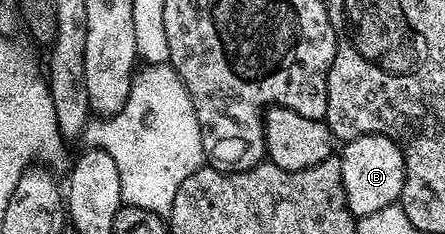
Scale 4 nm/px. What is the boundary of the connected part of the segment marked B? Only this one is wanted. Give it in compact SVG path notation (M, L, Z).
M372 132L368 136L356 136L343 145L344 152L339 153L342 162L342 186L346 194L348 211L359 218L366 214L374 214L374 210L382 210L386 206L397 203L404 185L404 150L391 136Z

